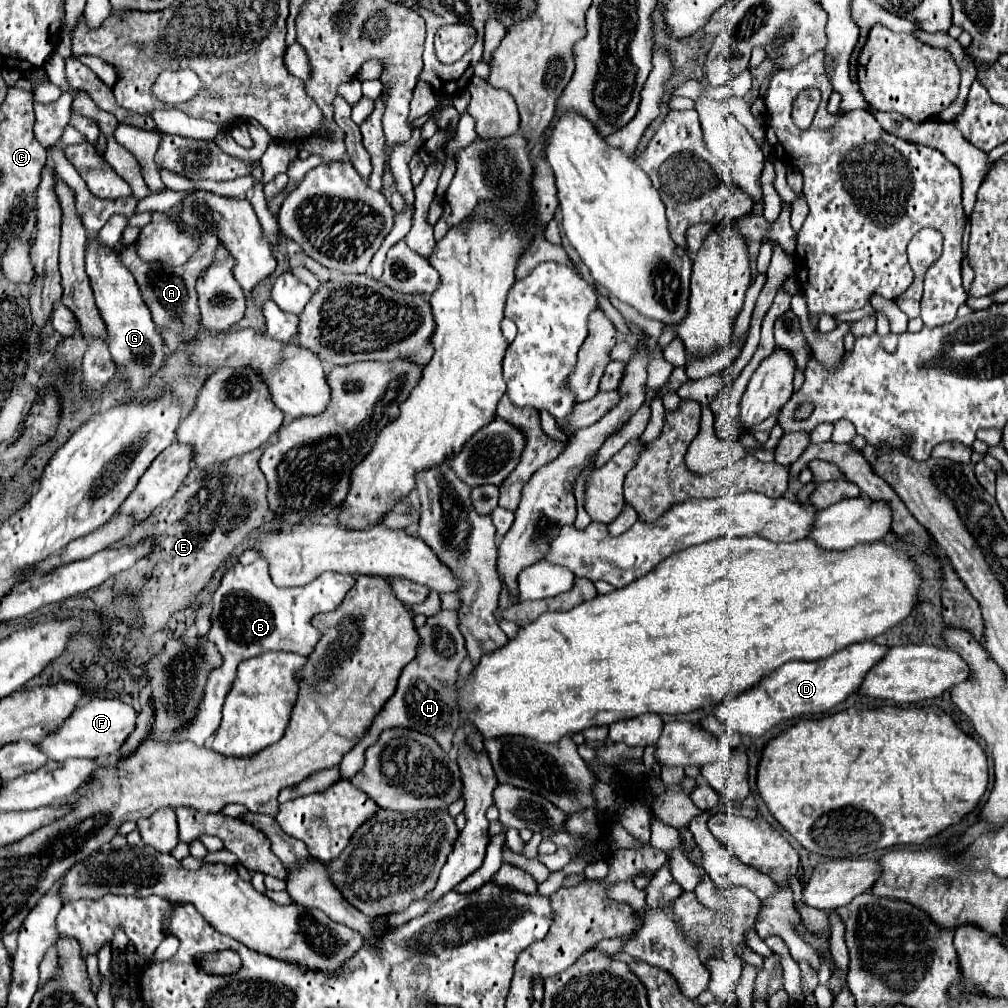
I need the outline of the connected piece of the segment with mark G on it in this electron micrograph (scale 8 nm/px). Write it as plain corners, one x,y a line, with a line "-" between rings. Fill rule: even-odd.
92,236
86,248
86,274
90,276
90,286
94,290
98,310
102,312
106,330
110,332
108,346
114,362
124,364
124,370
128,372
128,384
134,390
148,386
150,376
162,368
166,356
162,352
162,336
152,322
150,310
140,296
132,272
126,270
114,248
98,242
96,236

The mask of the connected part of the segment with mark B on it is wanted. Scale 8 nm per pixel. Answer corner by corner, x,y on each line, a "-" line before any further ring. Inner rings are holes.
256,560
248,566
236,564
232,566
222,582
220,588
214,592
214,608
212,608
212,628
208,638
218,646
220,654
224,656
224,664
210,672
210,680
206,684
206,694
202,706
198,708
198,716
194,724
188,724
182,732
174,734
174,740
190,740
204,746
206,738
214,734
222,718
222,704
226,694
232,688
236,668
242,660
260,656
268,650
286,650
296,652
302,656
310,656
316,642
322,638
322,632
312,626
312,618
322,612
332,612
340,606
348,590
354,586
354,578
336,572
324,572
316,580
294,586
294,588
278,588
270,580
268,562

